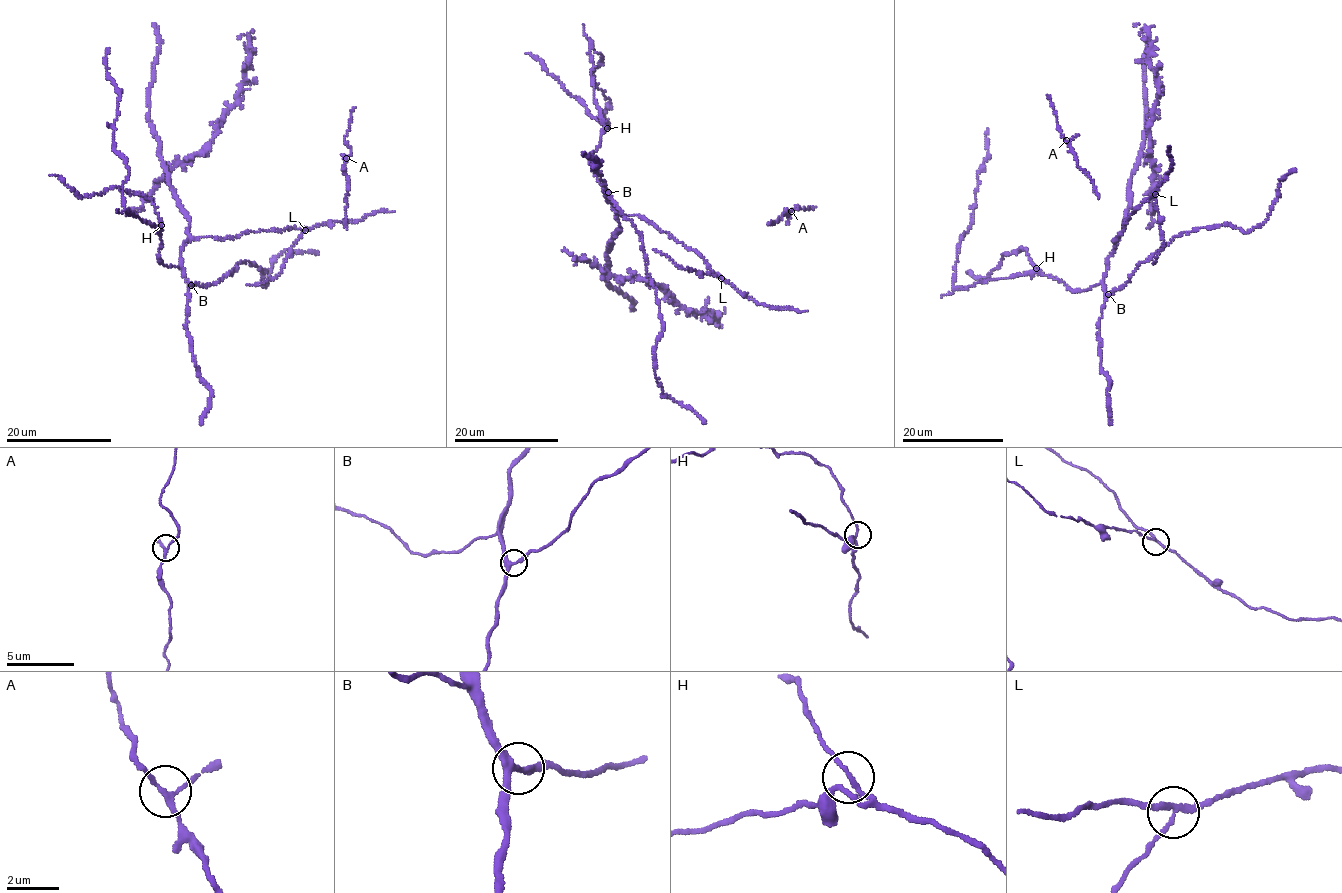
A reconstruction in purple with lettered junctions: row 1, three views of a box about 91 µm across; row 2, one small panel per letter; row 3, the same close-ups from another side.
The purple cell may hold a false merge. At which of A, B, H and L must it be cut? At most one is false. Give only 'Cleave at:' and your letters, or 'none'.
Cleave at: L

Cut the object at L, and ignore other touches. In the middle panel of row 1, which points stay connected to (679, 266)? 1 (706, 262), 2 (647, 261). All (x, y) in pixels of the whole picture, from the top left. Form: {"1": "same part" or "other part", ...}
{"1": "other part", "2": "other part"}

